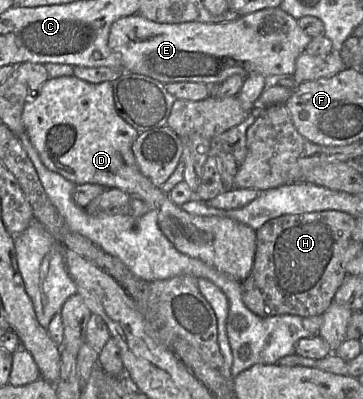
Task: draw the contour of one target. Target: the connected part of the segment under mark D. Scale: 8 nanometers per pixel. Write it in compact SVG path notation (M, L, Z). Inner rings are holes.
M74 75L49 78L39 92L26 102L22 121L30 141L49 170L62 175L76 185L99 184L106 189L117 188L132 197L142 199L150 210L158 213L161 231L179 252L199 259L241 283L250 275L256 252L256 231L229 218L196 216L184 211L170 199L168 193L155 186L141 173L133 153L133 144L140 132L117 112L111 81L90 83Z

